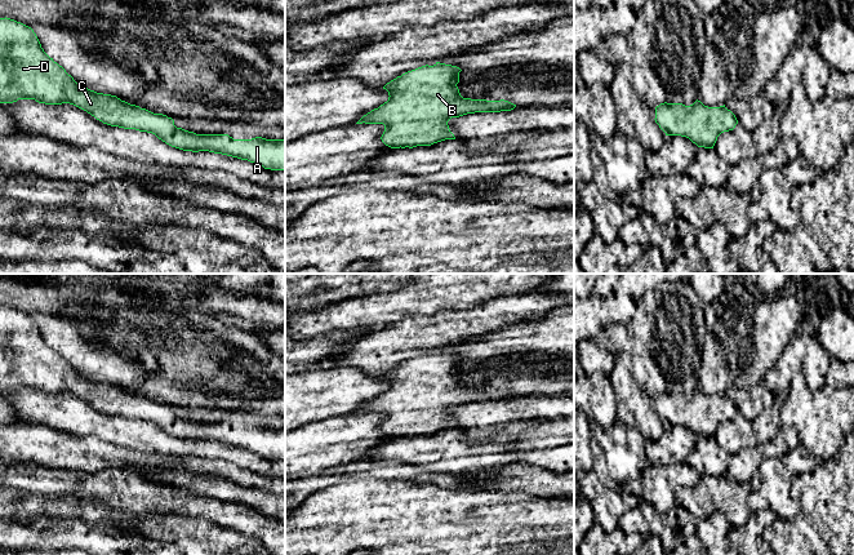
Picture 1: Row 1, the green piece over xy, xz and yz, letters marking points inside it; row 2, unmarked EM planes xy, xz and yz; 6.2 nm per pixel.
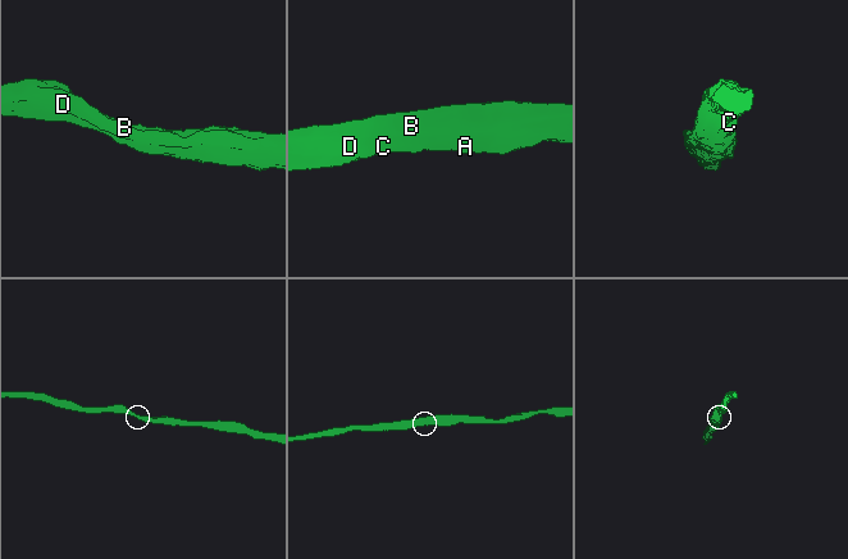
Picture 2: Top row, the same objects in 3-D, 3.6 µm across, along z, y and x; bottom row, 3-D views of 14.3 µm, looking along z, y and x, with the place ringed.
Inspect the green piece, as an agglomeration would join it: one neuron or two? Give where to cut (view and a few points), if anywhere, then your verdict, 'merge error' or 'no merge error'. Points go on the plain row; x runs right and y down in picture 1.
cut none; no merge error

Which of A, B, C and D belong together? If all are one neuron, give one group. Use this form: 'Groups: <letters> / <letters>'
Groups: A B C D

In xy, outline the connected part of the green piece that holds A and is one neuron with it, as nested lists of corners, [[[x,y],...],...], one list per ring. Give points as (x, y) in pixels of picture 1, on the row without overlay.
[[[0,307],[0,392],[13,392],[18,388],[35,388],[45,394],[74,394],[103,413],[124,418],[135,418],[155,423],[166,434],[183,440],[209,440],[241,449],[248,449],[264,458],[285,461],[285,429],[233,429],[228,423],[196,423],[177,417],[174,409],[163,403],[154,403],[139,395],[121,390],[116,385],[97,382],[79,374],[66,359],[50,347],[34,319],[10,307]]]

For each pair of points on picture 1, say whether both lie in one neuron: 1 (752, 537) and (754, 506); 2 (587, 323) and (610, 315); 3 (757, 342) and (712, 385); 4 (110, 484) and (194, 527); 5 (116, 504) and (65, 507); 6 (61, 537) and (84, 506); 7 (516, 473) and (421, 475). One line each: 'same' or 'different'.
1: different
2: same
3: same
4: different
5: different
6: same
7: different

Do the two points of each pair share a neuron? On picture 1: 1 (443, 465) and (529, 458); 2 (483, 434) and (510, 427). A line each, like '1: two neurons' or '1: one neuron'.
1: one neuron
2: one neuron

